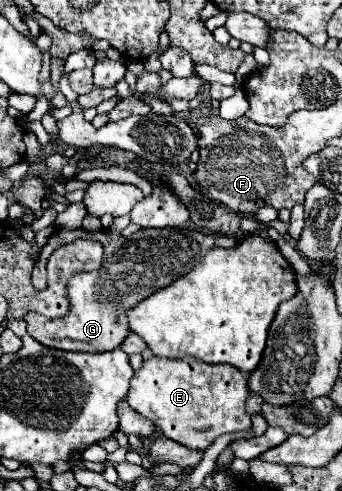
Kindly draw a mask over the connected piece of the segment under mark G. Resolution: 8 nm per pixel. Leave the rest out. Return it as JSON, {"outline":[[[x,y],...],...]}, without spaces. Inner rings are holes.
{"outline":[[[62,228],[50,236],[48,244],[40,252],[40,260],[32,272],[32,284],[36,290],[46,288],[46,260],[58,248],[76,238],[92,238],[104,246],[102,266],[94,272],[78,272],[68,280],[68,300],[70,312],[58,320],[46,320],[38,312],[28,312],[24,316],[28,324],[28,334],[48,348],[72,350],[72,352],[108,352],[122,344],[128,336],[126,332],[126,310],[150,296],[152,292],[168,286],[178,276],[188,274],[212,248],[234,248],[236,240],[232,236],[210,236],[188,228],[164,228],[164,230],[138,230],[130,238],[114,234],[110,230],[88,232],[88,230],[68,230]]]}

